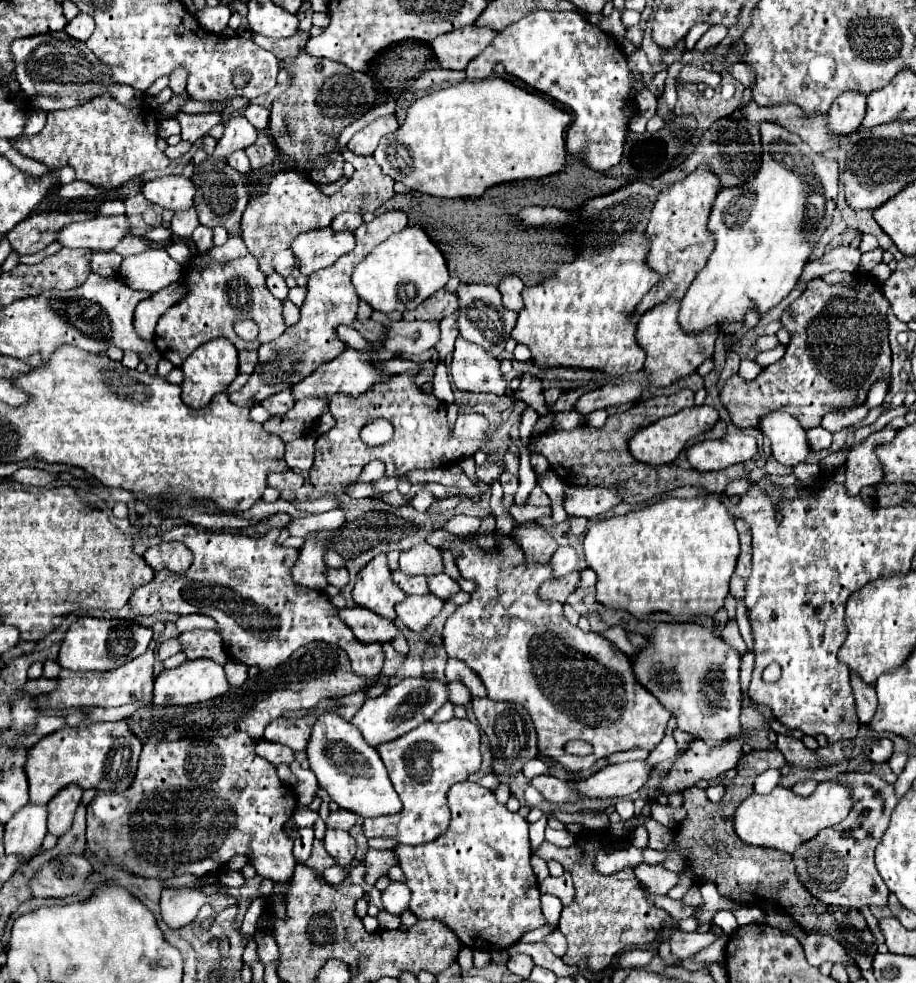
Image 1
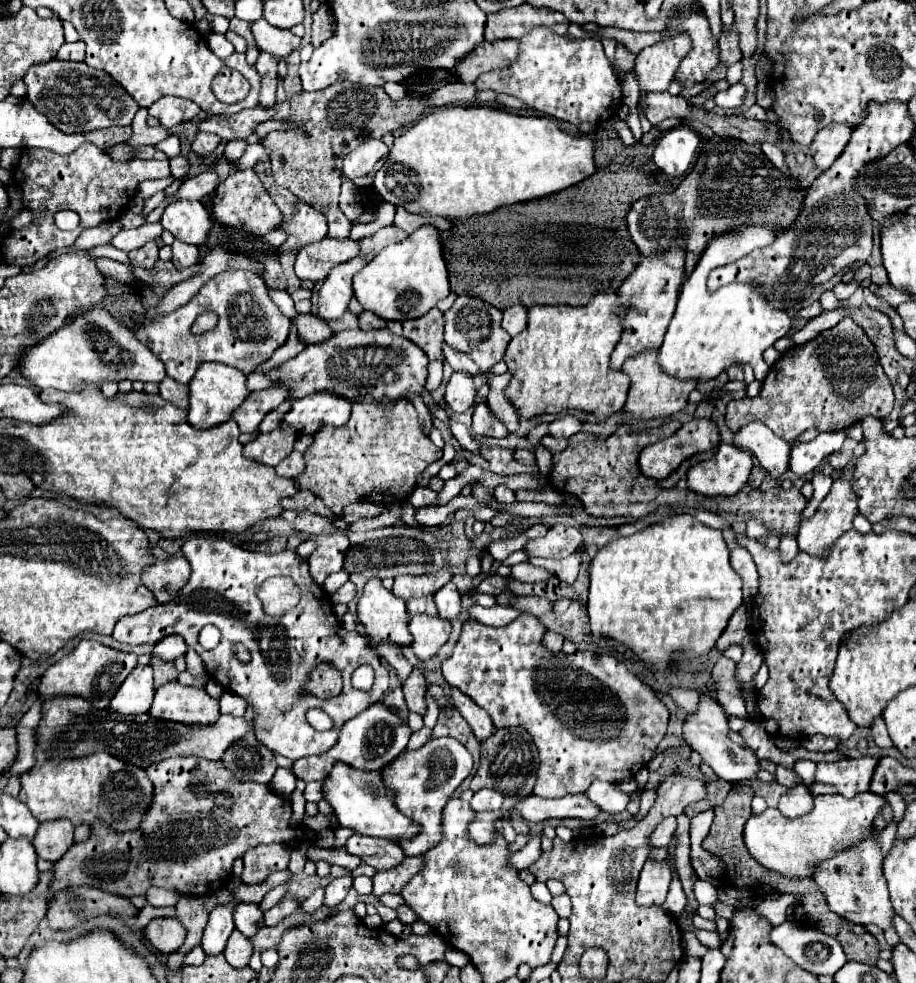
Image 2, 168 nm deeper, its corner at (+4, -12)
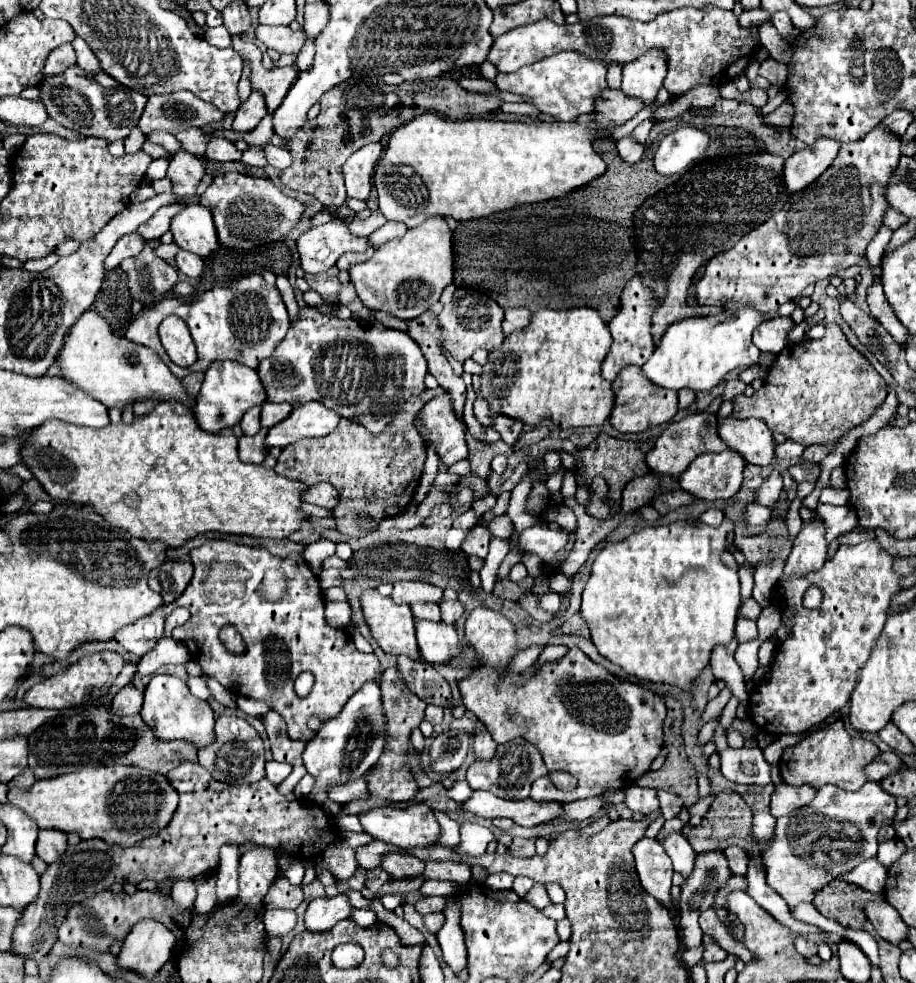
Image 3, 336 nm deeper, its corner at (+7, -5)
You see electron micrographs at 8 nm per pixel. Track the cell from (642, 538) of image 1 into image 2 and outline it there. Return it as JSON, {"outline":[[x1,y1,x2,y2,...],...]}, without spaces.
{"outline":[[674,515,660,525,650,525,646,529,630,535,630,537,620,537,620,539,608,543,604,549,600,549,596,553,596,557,590,561,590,589,588,589,588,605,586,607,588,607,588,615,590,615,592,635,614,639,614,641,626,645,628,649,634,651,634,655,640,661,656,667,658,671,666,671,672,665,680,665,684,661,698,659,700,655,706,655,716,645,716,641,724,633,732,613,740,605,742,605,742,579,730,565,730,551,726,547,726,541,724,541,722,533,718,529,712,529,712,527,704,525,704,523,698,523,698,519,694,519,692,515]]}

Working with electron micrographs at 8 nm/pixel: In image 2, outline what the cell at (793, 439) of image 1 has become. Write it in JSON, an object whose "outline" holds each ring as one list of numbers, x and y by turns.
{"outline":[[754,421,740,431,734,433,734,445,740,449,746,449,752,453,762,469,770,473,770,477,780,477,788,469,788,459,790,459,790,445,776,437,766,425]]}

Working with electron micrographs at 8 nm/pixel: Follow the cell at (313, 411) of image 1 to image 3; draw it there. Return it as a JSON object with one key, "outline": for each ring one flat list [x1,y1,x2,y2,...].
{"outline":[[261,428,253,436,239,438,239,458,241,458,241,462,261,464,265,460,265,456,269,454,269,448,265,446,265,436,267,436,267,428]]}

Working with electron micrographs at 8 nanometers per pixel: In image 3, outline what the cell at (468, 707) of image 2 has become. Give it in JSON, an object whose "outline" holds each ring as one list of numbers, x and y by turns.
{"outline":[[477,720,473,724,473,752,477,754,477,758,485,760,485,758,491,758,495,754,495,740,491,736,491,732]]}

